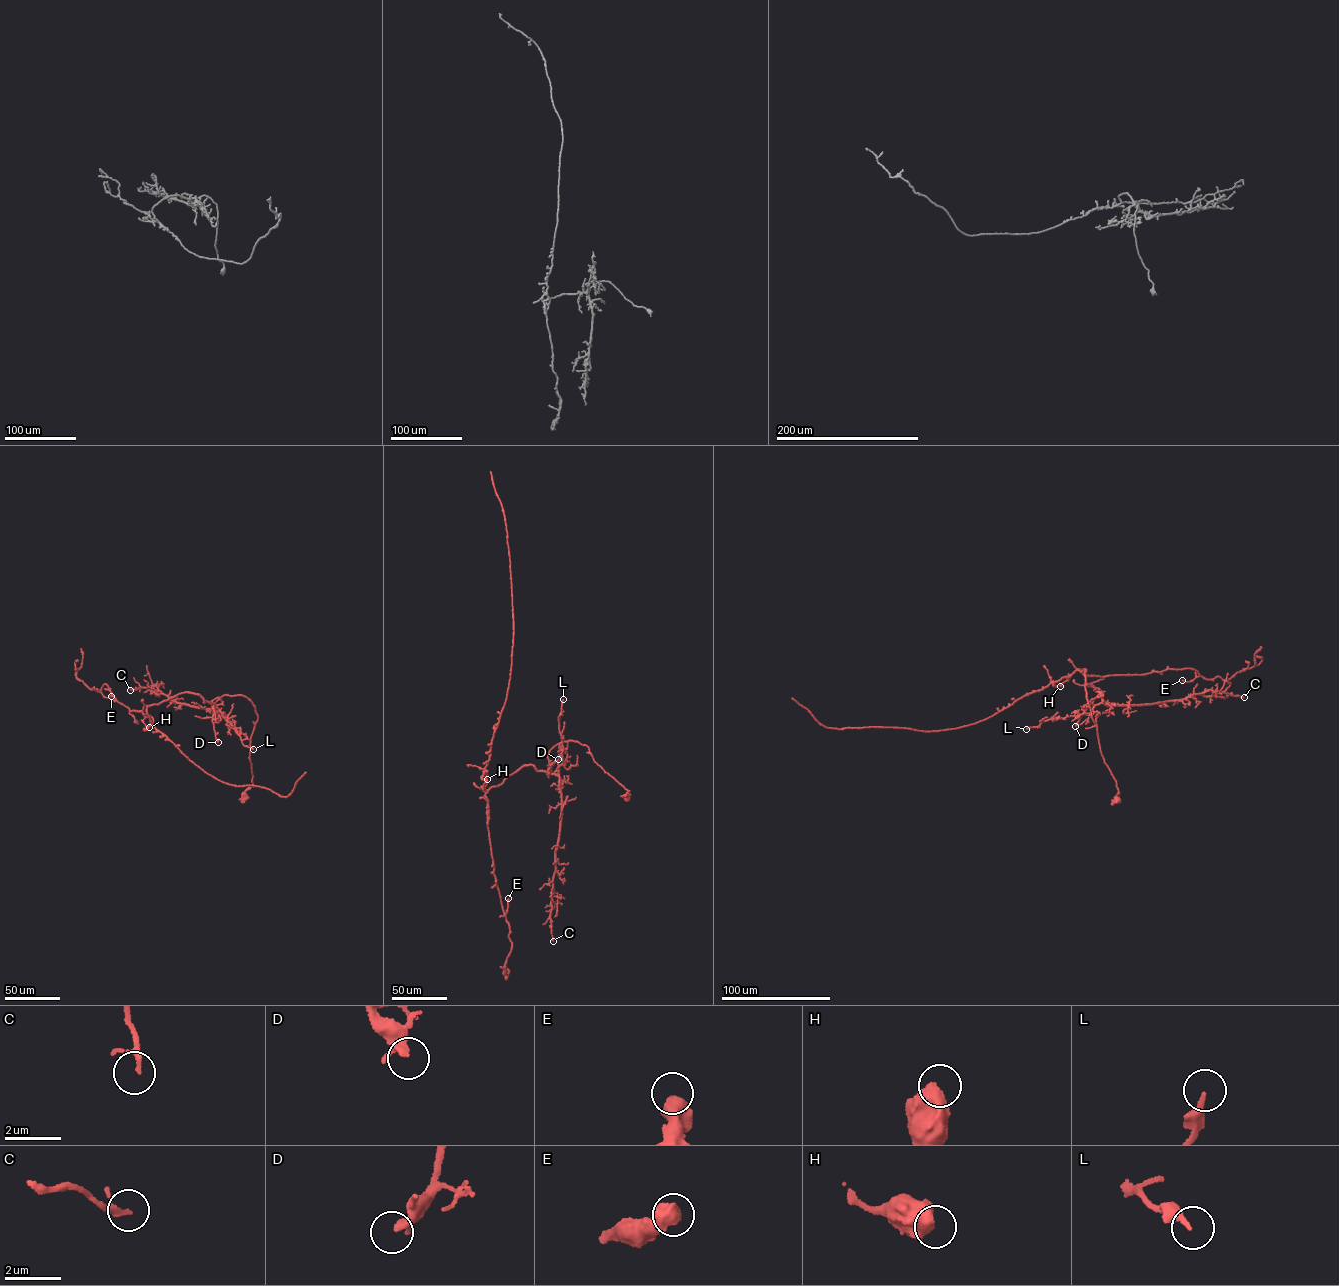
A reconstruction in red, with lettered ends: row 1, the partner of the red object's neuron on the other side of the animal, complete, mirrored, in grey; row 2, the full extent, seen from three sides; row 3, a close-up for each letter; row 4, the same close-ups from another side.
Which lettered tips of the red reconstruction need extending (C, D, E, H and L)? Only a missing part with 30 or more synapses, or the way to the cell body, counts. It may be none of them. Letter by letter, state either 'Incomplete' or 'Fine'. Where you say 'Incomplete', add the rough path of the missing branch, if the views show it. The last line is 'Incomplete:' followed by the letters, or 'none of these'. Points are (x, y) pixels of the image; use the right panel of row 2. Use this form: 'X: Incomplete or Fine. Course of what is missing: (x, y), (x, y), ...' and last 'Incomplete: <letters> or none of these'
C: Fine
D: Fine
E: Fine
H: Fine
L: Fine
Incomplete: none of these

